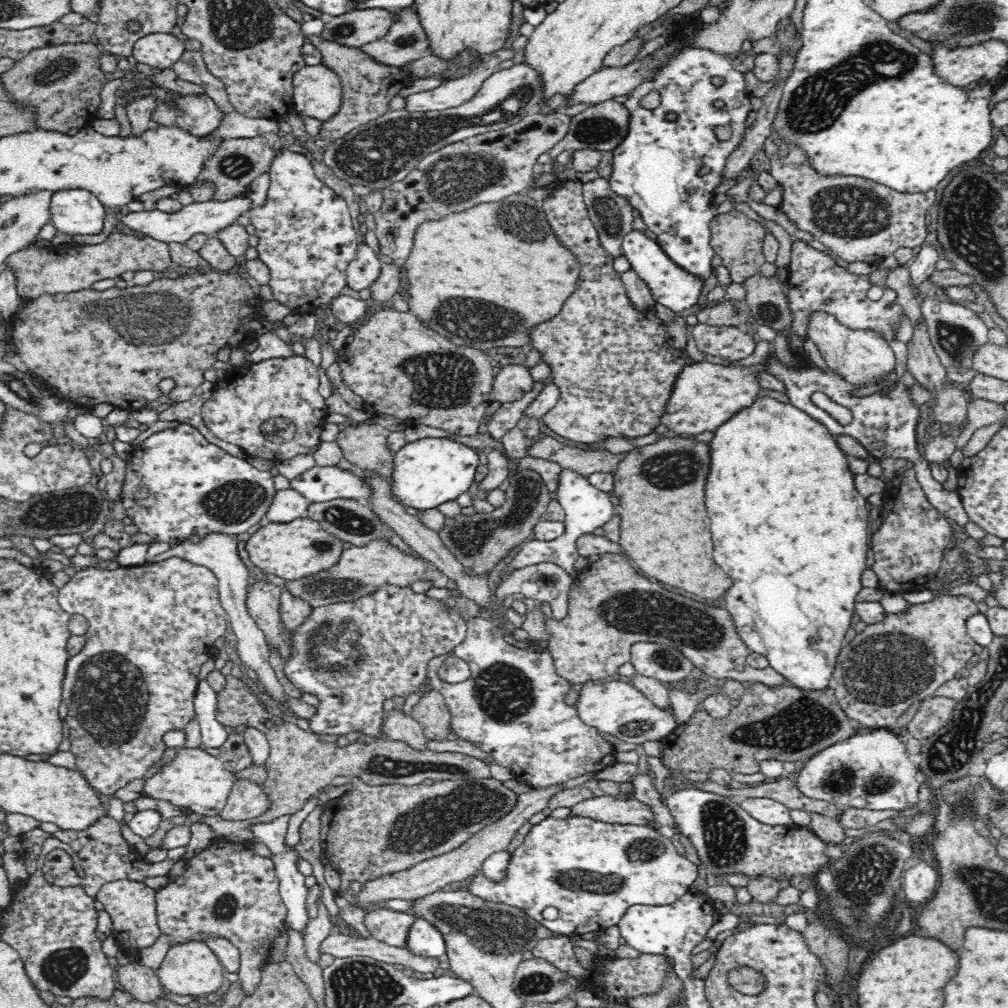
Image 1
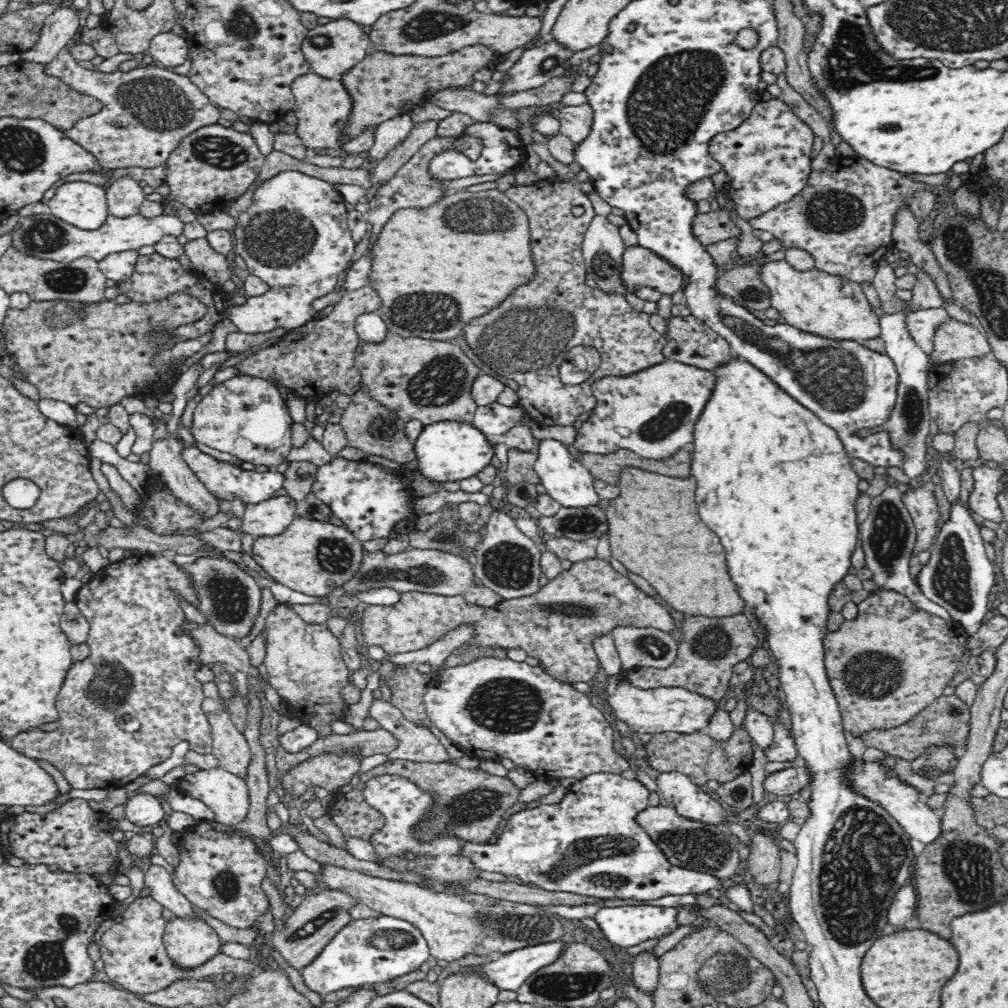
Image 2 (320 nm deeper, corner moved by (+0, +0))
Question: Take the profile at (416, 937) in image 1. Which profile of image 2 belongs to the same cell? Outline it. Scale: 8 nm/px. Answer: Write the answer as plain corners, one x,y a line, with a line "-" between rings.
400,917
351,919
329,944
301,970
304,984
324,997
343,988
360,988
392,980
419,968
428,960
430,949
422,933

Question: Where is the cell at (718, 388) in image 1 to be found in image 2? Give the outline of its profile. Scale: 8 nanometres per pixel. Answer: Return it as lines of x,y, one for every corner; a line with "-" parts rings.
668,359
632,374
610,374
592,380
590,388
596,399
596,406
588,420
576,430
575,440
570,446
580,453
604,454
628,449
647,459
667,459
675,455
682,446
693,442
695,424
709,402
714,384
716,375
712,371

